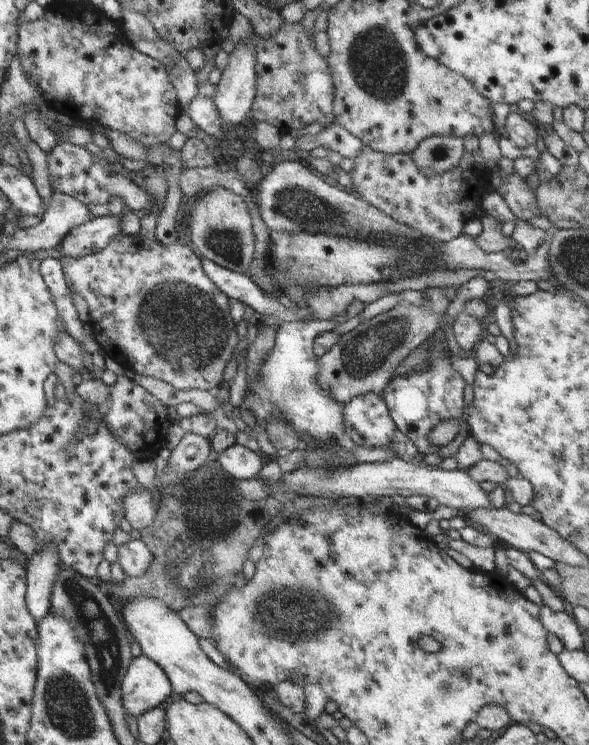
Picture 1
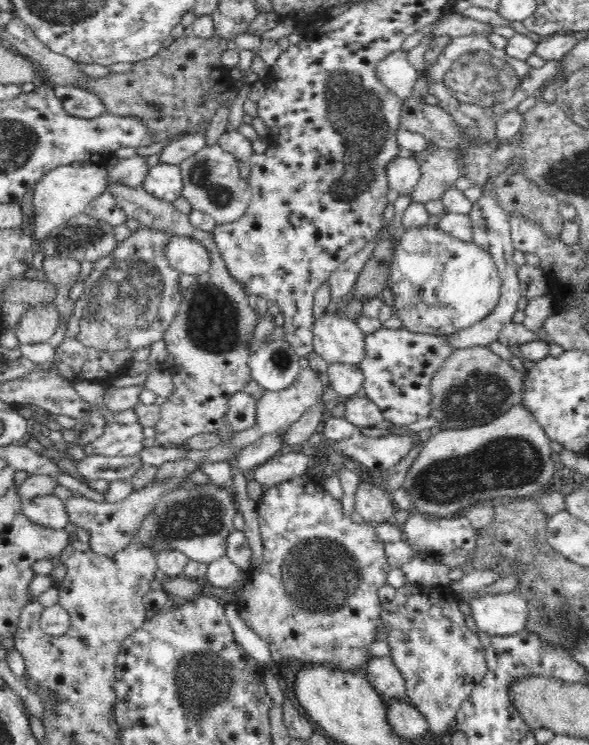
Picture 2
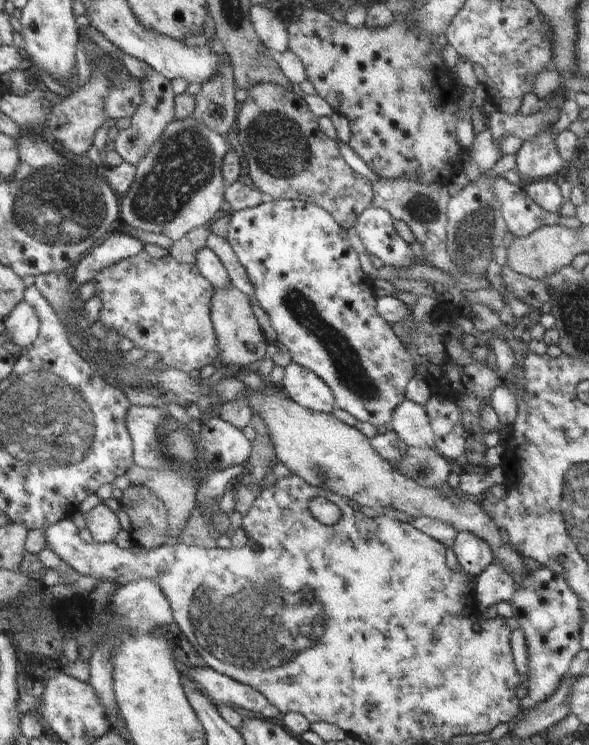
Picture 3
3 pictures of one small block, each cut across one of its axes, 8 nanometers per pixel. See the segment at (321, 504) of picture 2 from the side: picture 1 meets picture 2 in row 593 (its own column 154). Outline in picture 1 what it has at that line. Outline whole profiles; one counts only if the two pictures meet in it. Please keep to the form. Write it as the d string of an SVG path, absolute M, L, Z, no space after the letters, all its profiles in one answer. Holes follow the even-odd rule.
M122 232L112 236L109 239L109 243L98 252L90 253L89 255L80 258L70 258L70 256L58 257L61 262L66 284L71 288L72 292L80 294L84 300L86 300L86 306L88 306L88 314L90 315L90 322L88 323L88 329L92 332L96 342L100 344L103 352L106 352L108 356L111 356L120 364L124 370L131 376L142 380L146 376L152 376L152 378L158 378L162 382L168 382L172 388L176 390L210 390L210 388L217 387L222 382L222 375L224 374L224 368L234 352L236 352L236 346L238 346L238 333L236 330L236 324L232 320L230 312L230 303L233 301L229 299L220 289L206 276L200 264L198 253L191 247L185 246L180 243L172 243L168 246L164 246L158 242L155 237L145 238L142 235L128 235Z

